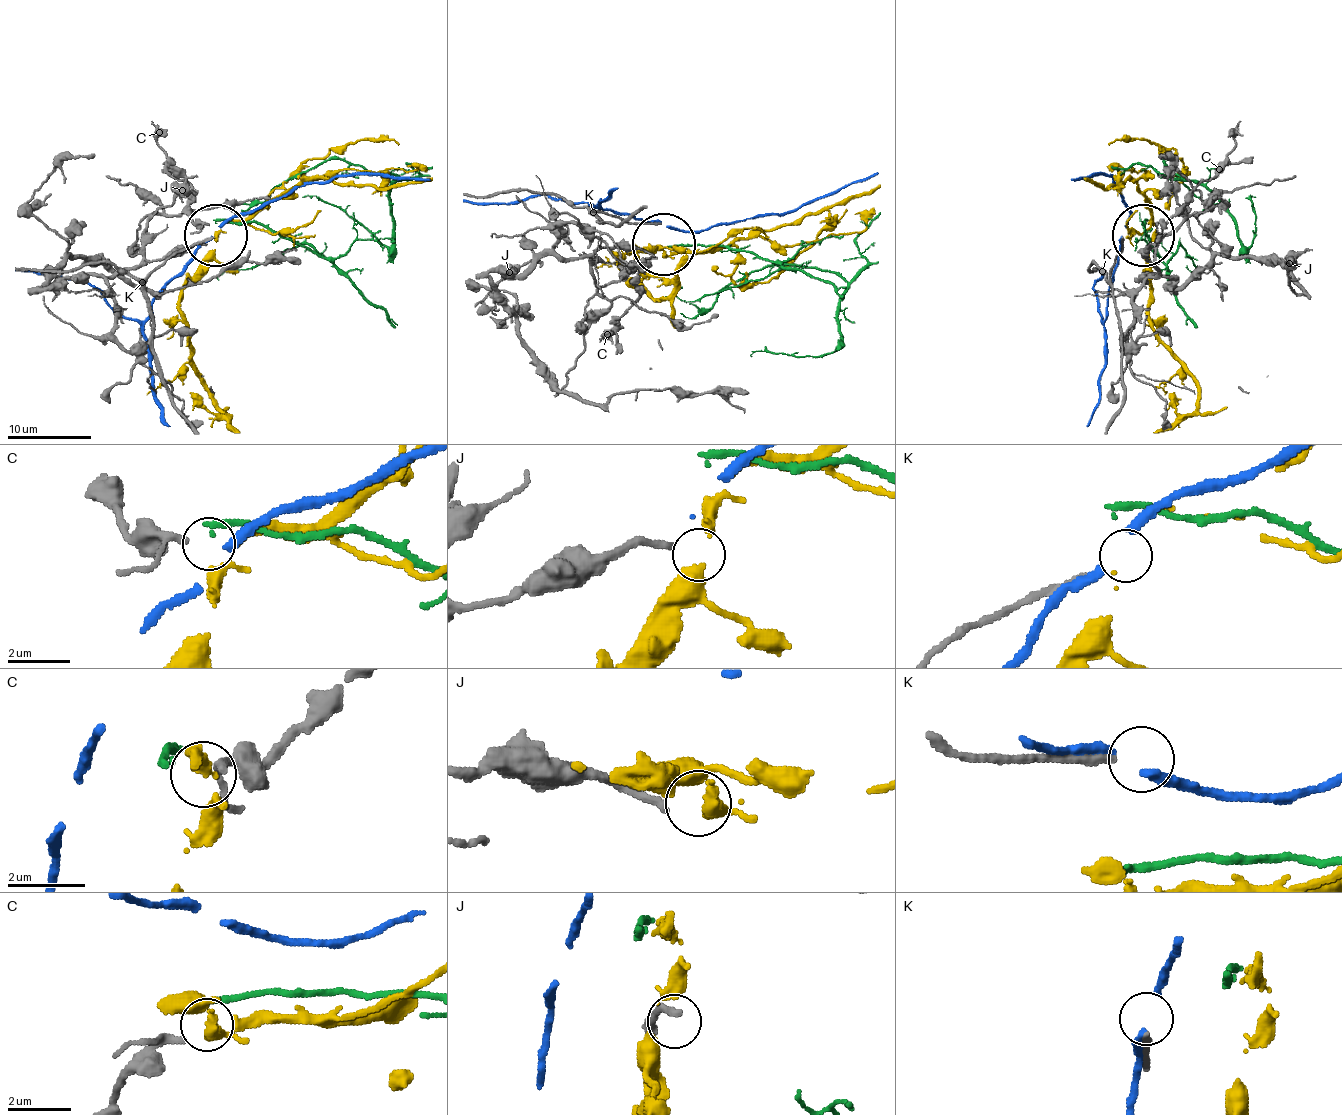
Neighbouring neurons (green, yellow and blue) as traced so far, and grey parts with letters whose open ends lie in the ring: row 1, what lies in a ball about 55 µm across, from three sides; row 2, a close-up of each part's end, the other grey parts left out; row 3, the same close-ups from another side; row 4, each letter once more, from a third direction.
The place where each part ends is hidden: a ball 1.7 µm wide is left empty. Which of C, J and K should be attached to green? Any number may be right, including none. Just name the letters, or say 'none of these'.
none of these

